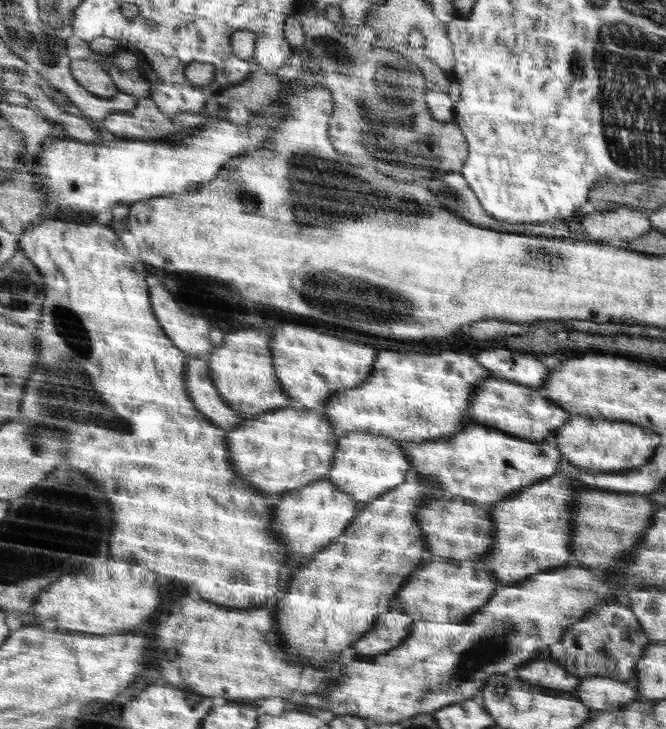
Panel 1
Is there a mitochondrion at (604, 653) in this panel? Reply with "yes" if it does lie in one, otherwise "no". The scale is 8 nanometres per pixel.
yes

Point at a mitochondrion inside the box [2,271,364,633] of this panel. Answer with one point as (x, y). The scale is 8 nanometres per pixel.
(56, 408)

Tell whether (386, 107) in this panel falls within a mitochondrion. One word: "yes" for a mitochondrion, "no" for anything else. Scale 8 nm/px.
yes

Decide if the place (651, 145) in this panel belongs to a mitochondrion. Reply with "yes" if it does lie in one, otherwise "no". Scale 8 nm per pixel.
yes

